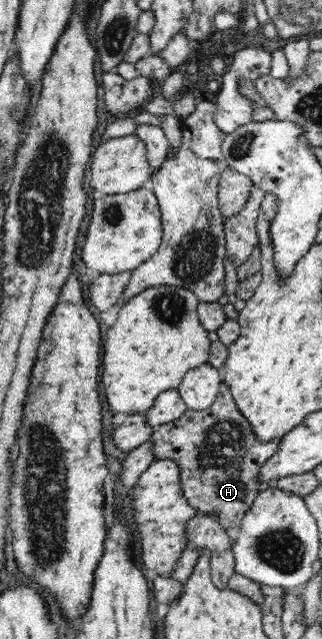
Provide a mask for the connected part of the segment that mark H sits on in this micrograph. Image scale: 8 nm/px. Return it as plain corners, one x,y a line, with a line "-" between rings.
224,382
215,403
208,409
201,412
185,411
179,419
157,428
149,440
153,442
155,460
169,459
179,466
181,491
187,503
194,507
197,513
216,515
221,528
232,533
241,528
241,521
258,494
261,467
267,463
269,457
275,455
278,446
281,445
281,438
268,443
257,440
253,428
245,417
241,416
241,410
237,408
233,394

